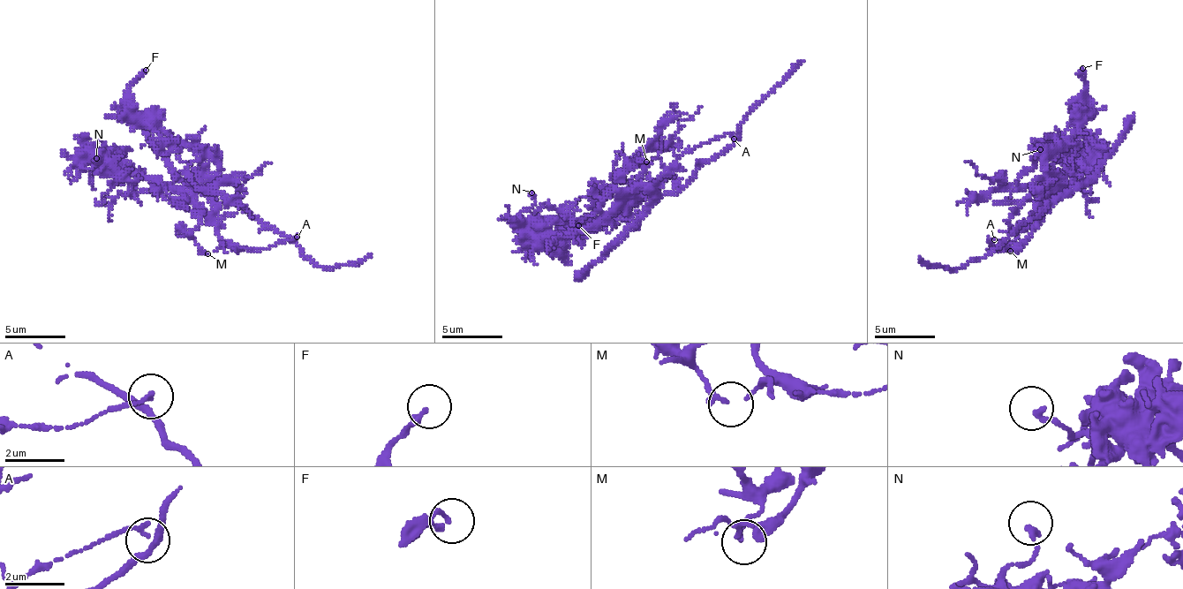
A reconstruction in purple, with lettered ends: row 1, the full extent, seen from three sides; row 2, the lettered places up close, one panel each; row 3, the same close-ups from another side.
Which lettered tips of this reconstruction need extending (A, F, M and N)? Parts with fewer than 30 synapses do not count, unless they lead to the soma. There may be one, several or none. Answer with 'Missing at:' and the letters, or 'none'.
Missing at: none

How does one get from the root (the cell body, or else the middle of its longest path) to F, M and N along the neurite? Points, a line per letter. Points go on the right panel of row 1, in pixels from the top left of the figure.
F: (1048, 201), (1033, 186), (1044, 173), (1043, 161), (1077, 126), (1076, 113), (1081, 107), (1084, 88), (1082, 68)
M: (1048, 201), (1047, 206), (1041, 212), (1039, 200), (1027, 200), (1009, 220), (1015, 238), (1010, 245), (1010, 251)
N: (1048, 201), (1041, 212), (1042, 200), (1067, 189), (1063, 172), (1068, 159), (1066, 154), (1055, 162), (1040, 149)

